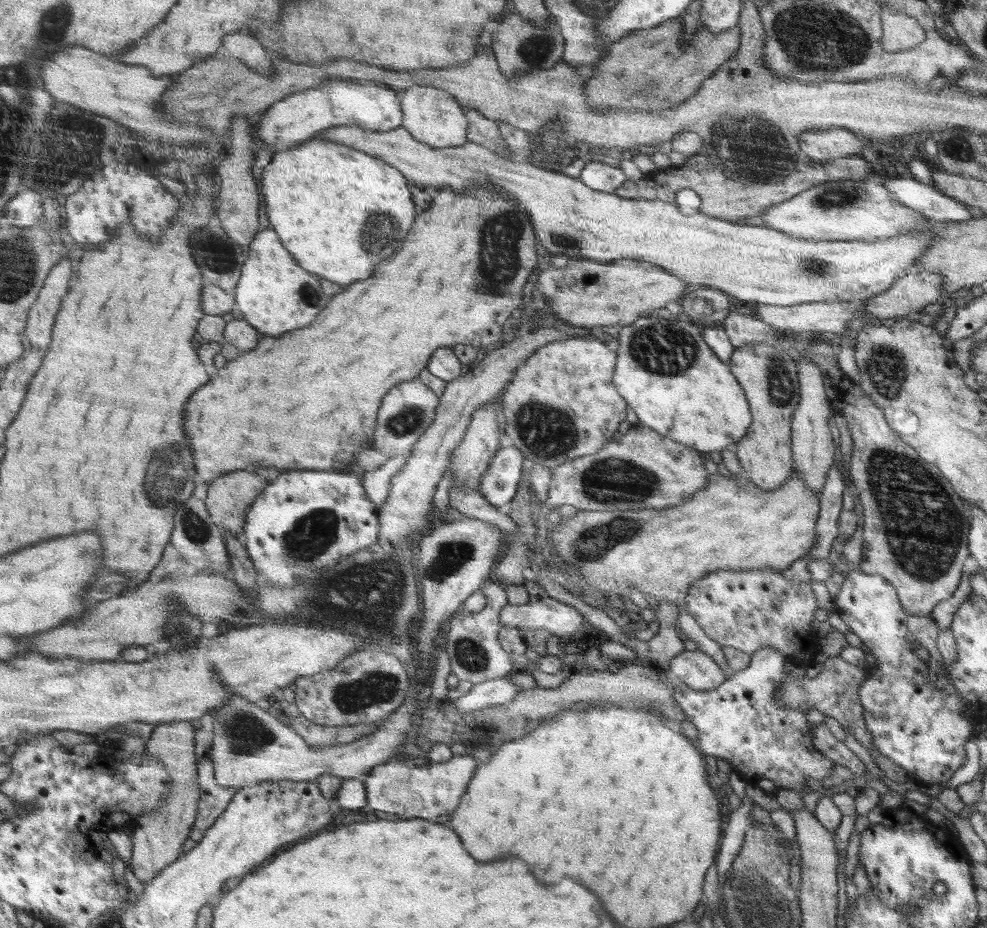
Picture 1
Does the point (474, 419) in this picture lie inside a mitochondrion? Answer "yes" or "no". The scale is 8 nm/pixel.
no

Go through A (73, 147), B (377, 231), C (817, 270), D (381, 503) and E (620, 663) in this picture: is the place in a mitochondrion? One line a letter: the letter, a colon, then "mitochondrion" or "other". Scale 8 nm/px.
A: mitochondrion
B: mitochondrion
C: mitochondrion
D: other
E: other

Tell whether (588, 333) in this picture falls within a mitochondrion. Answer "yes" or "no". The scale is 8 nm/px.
no

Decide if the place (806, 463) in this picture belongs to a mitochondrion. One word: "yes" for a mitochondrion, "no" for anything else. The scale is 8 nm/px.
no

